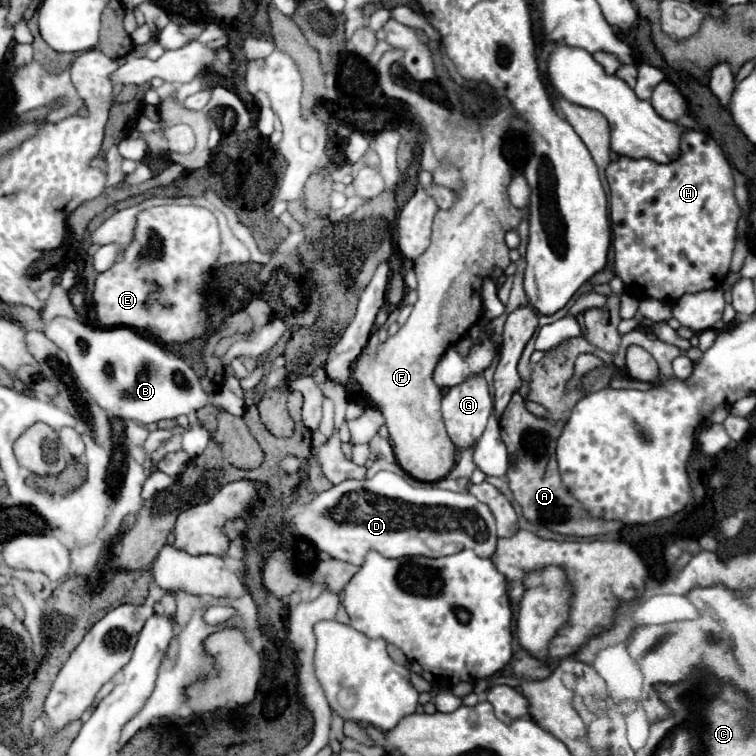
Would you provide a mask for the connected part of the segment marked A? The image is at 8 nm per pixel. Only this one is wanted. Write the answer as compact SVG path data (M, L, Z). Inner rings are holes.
M520 394L512 396L510 412L506 414L506 418L500 420L500 436L510 456L506 480L516 504L522 508L522 516L528 522L542 524L548 530L564 534L564 536L584 536L584 538L600 536L606 532L618 532L622 528L622 522L606 522L606 520L592 518L576 502L576 498L568 494L568 488L560 480L556 454L554 454L560 430L550 426L548 420L530 414L524 408L524 400ZM512 458L516 458L516 462L512 462ZM542 468L544 468L544 476L542 476Z

